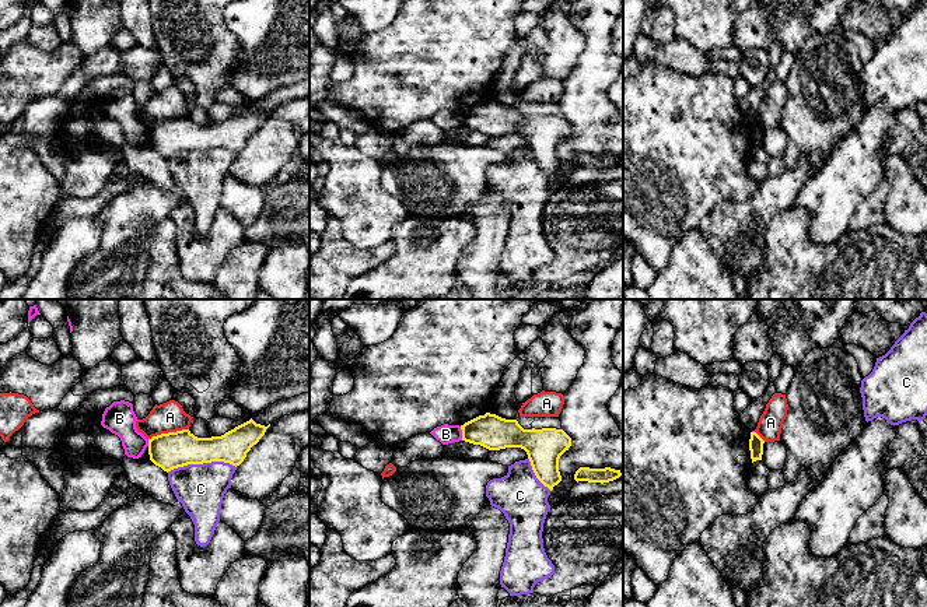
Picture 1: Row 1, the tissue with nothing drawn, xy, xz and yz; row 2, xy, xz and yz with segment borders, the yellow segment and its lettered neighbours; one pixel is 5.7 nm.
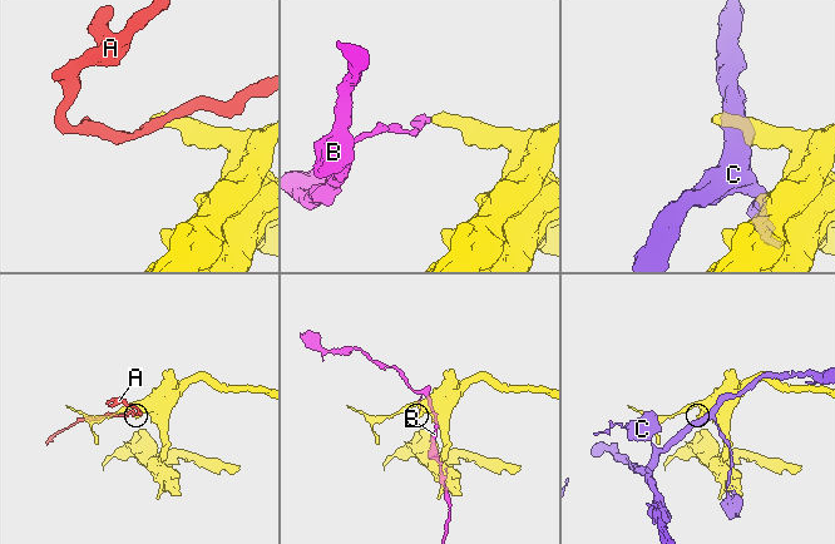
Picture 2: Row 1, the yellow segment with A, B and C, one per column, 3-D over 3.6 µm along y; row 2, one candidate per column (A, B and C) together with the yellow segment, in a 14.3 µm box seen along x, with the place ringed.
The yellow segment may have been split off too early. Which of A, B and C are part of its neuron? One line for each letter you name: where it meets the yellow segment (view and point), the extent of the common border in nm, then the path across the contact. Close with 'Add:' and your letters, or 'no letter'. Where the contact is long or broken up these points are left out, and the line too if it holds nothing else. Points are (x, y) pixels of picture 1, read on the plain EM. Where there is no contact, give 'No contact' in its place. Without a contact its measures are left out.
Add: no letter

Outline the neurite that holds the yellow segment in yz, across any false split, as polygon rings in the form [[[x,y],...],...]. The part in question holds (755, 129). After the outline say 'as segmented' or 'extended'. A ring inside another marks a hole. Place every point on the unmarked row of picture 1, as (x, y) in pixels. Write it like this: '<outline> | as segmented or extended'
[[[751,119],[749,137],[752,150],[756,147],[762,147],[763,130],[765,127],[756,119]]] | as segmented

